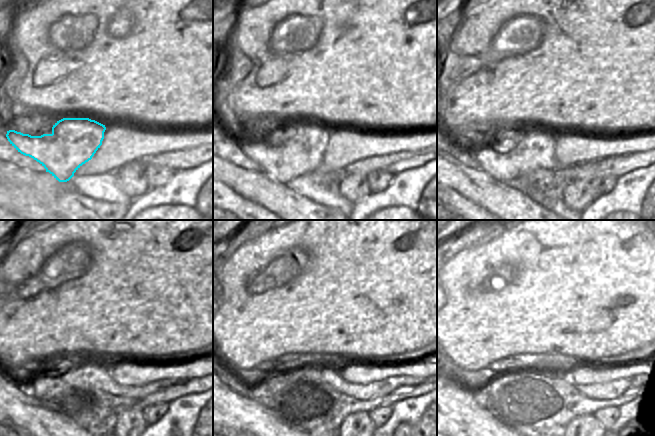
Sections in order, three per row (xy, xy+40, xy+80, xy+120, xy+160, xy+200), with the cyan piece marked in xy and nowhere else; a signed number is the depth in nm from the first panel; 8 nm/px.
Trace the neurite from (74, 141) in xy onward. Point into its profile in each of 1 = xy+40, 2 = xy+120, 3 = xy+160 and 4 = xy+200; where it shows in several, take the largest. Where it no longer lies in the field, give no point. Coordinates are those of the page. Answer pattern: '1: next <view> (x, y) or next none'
1: next xy+40 (300, 150)
2: next xy+120 (47, 387)
3: next xy+160 (269, 390)
4: next xy+200 (606, 390)

